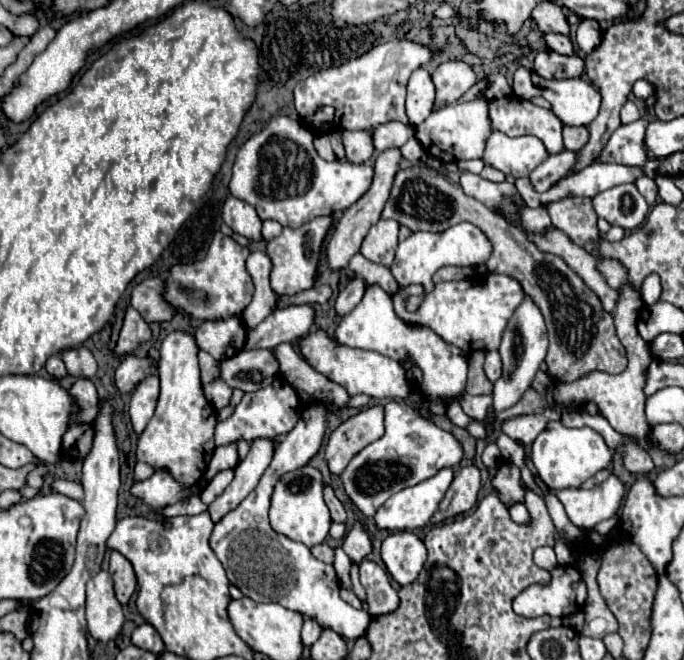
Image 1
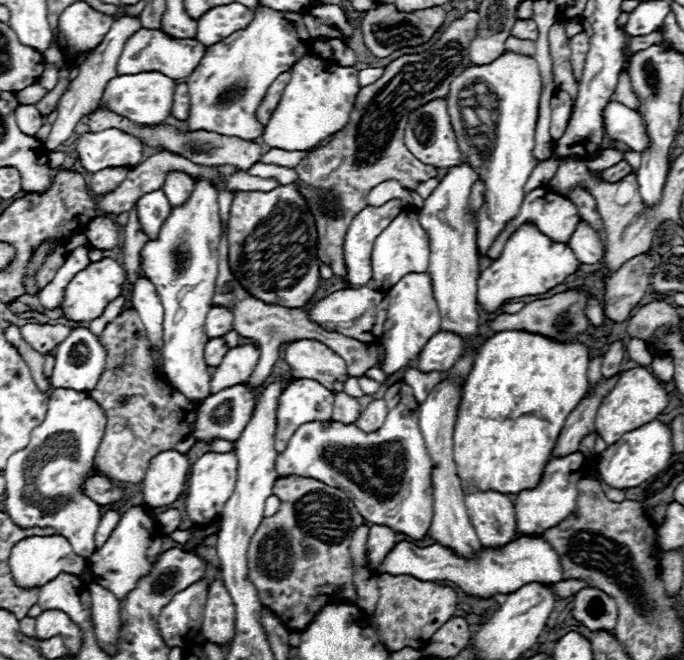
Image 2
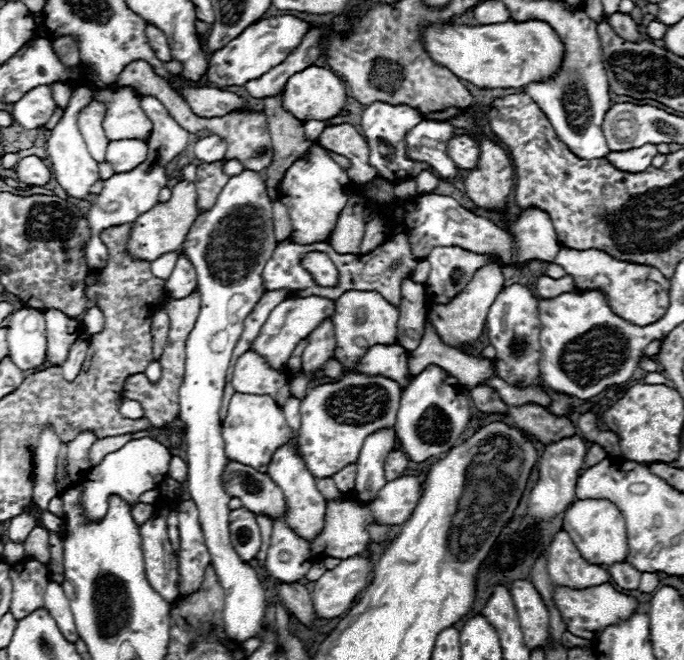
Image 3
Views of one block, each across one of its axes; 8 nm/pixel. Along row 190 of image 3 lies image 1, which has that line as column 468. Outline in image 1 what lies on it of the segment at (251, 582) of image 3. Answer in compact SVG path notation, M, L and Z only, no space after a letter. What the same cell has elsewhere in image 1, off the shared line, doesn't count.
M458 222L444 232L412 232L404 242L398 244L396 258L392 264L392 276L400 286L422 284L426 290L434 288L432 276L442 266L480 266L486 264L492 254L492 244L488 236L472 222Z

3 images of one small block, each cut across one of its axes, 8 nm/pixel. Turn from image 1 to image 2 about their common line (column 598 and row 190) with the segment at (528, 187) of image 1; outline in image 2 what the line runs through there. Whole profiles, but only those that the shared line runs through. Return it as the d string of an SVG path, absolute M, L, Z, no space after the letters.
M168 172L164 184L162 184L162 190L166 192L166 198L170 200L172 206L178 206L178 204L184 204L192 190L194 190L194 178L190 178L188 174L184 172Z

